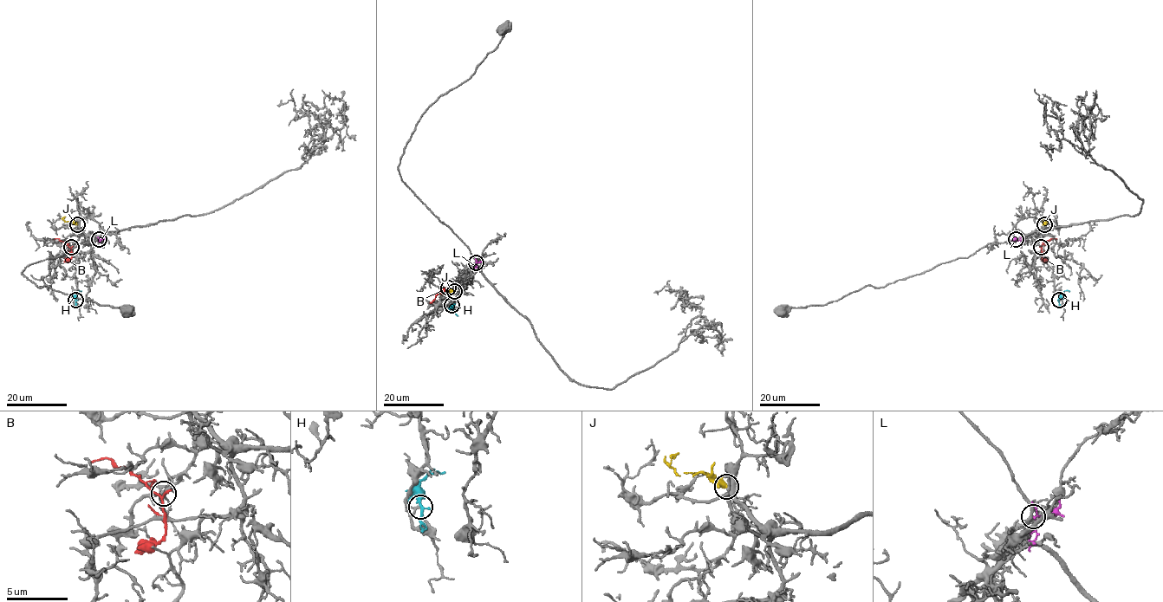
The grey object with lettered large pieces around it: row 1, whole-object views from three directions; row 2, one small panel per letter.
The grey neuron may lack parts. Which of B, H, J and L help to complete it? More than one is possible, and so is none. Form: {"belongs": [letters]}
{"belongs": ["J"]}

